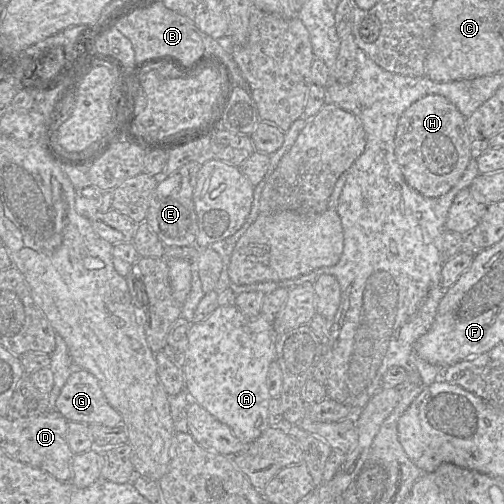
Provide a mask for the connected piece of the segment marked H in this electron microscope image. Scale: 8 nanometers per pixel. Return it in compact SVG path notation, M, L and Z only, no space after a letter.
M427 95L401 114L394 152L406 183L425 197L438 198L448 193L462 177L472 158L472 140L466 128L466 117L455 105L444 96Z

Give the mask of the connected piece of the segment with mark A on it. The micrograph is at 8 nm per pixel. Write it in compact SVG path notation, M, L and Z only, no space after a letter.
M218 306L205 320L192 323L184 365L185 390L192 402L199 404L212 416L227 425L244 443L251 444L271 427L268 406L271 400L267 386L270 364L275 361L276 332L273 322L262 315L248 316L236 306Z

